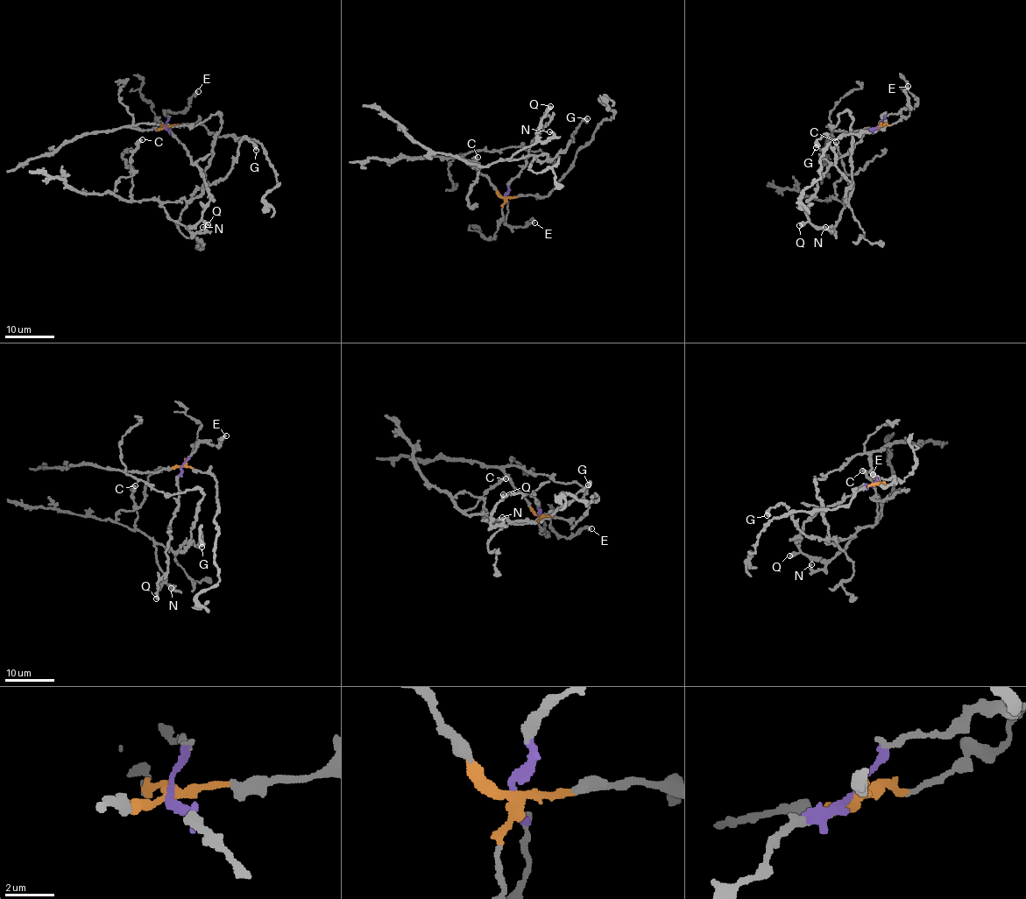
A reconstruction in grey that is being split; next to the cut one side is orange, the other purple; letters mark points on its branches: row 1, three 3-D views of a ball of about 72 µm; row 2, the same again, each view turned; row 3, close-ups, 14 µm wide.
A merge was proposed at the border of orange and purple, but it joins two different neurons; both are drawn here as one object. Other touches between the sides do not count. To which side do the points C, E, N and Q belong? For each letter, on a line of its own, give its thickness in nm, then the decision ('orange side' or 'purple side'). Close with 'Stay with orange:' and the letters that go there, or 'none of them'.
C: 480 nm thick; purple side
E: 400 nm thick; purple side
N: 240 nm thick; purple side
Q: 440 nm thick; purple side
Stay with orange: none of them

